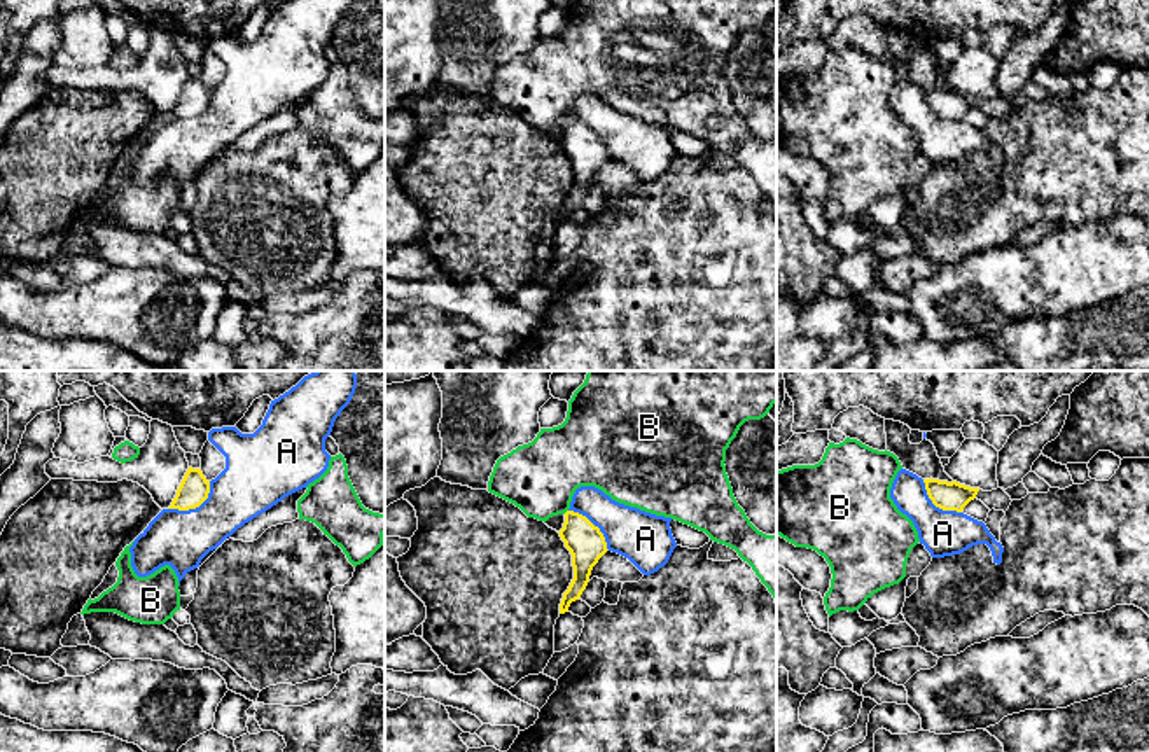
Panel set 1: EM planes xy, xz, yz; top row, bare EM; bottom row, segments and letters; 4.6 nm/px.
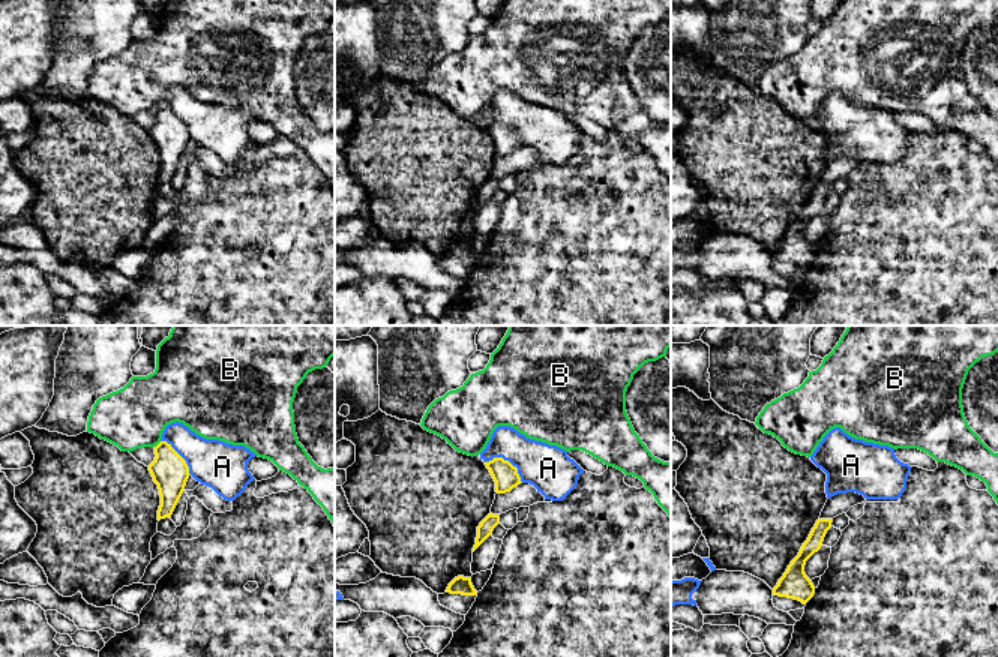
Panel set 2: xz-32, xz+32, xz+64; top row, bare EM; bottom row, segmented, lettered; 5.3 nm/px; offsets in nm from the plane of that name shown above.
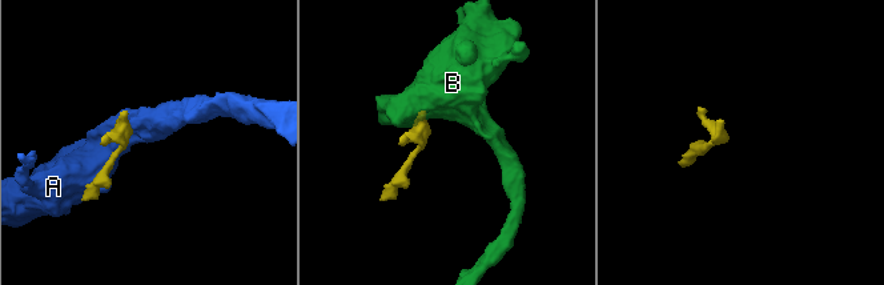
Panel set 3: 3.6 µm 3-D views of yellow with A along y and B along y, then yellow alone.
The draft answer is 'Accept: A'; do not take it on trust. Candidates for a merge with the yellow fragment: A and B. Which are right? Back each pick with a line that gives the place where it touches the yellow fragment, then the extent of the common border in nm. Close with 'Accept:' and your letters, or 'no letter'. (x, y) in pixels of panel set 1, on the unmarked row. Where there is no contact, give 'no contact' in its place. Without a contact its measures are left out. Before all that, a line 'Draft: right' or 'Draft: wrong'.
Draft: wrong
Accept: no letter

